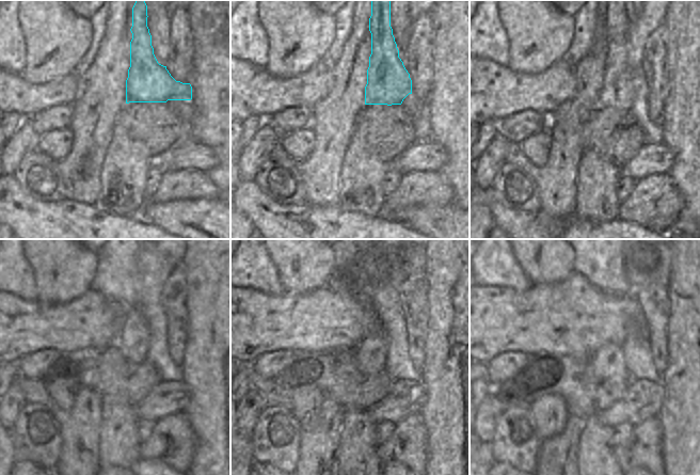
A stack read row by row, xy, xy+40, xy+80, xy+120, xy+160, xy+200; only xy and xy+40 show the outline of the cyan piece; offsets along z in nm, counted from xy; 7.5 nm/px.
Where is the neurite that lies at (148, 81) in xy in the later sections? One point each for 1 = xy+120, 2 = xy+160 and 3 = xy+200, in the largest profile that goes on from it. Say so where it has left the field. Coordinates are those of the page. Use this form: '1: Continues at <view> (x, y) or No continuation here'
1: Continues at xy+120 (132, 341)
2: Continues at xy+160 (370, 354)
3: Continues at xy+200 (607, 362).

